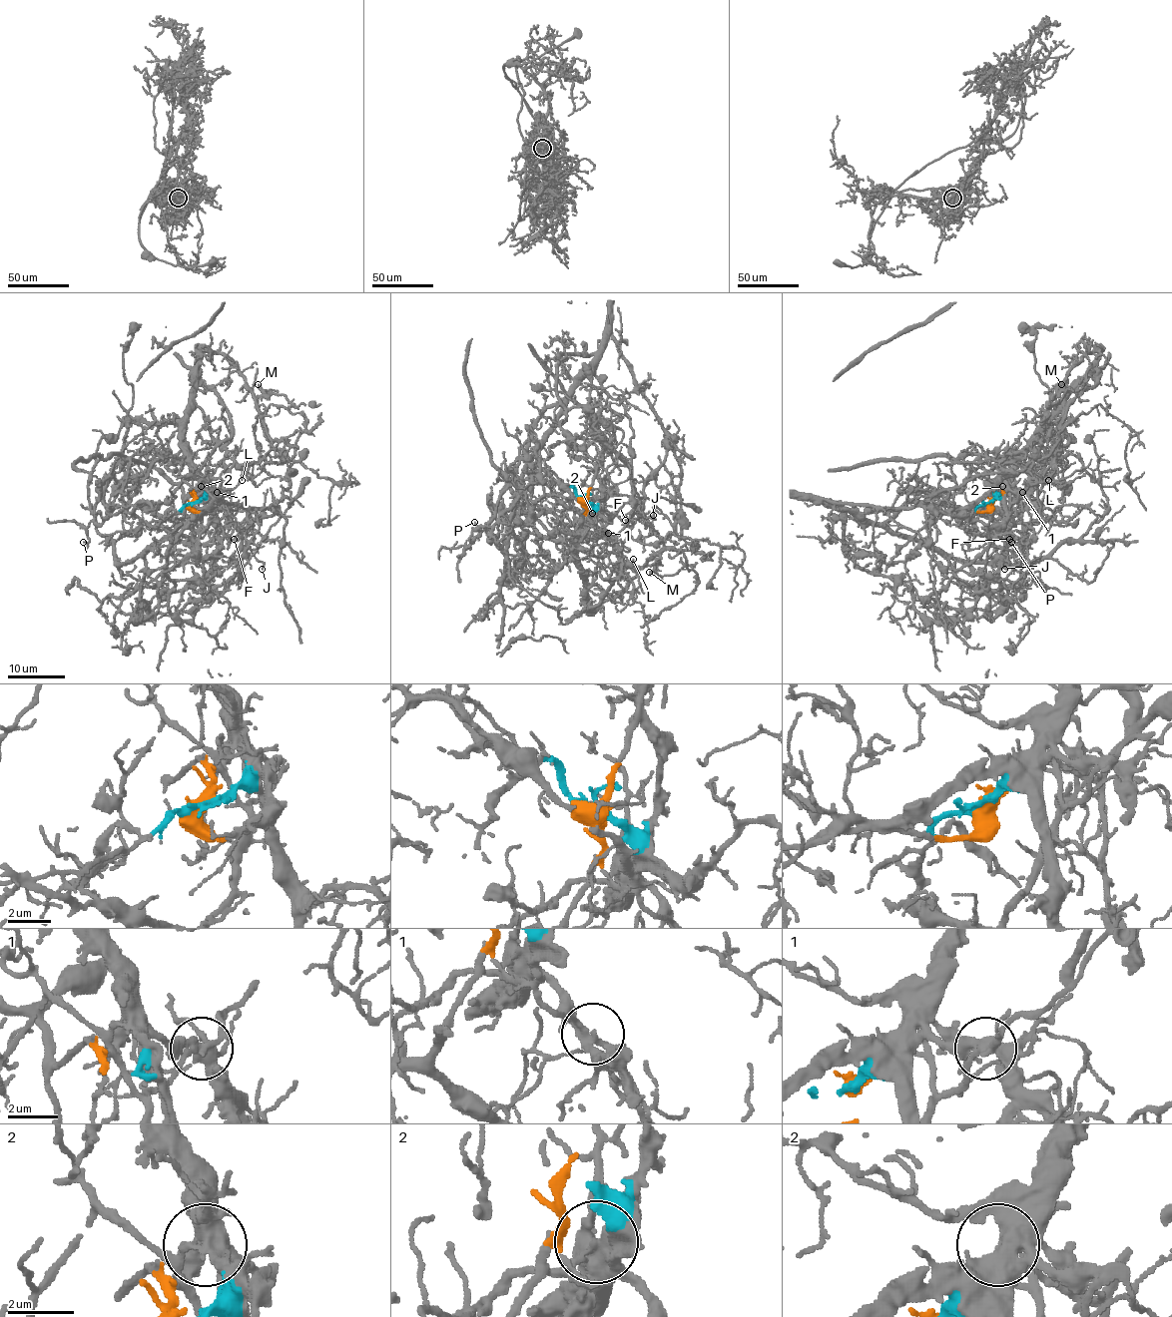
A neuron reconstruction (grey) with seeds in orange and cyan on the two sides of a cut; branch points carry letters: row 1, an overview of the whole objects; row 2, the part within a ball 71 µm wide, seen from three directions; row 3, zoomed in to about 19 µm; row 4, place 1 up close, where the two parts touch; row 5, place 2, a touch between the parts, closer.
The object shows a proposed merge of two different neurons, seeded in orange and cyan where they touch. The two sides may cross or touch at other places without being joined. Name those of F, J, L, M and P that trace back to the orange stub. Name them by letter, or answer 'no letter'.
L, P

